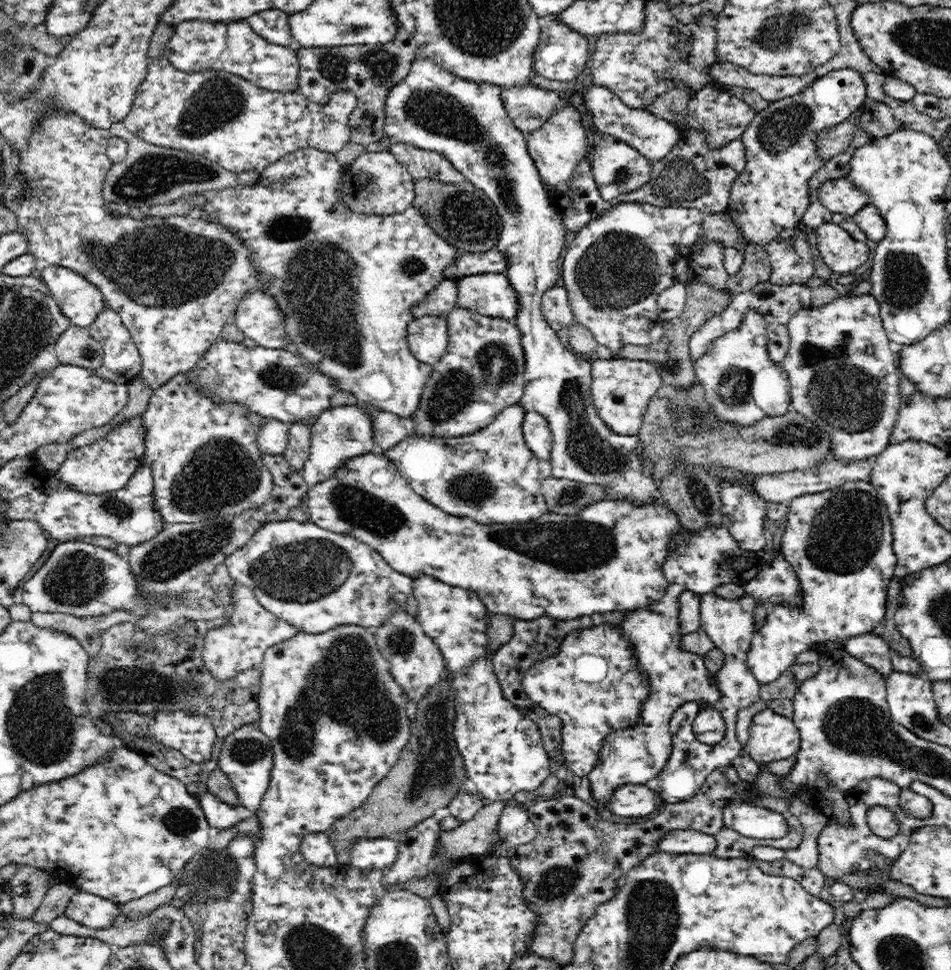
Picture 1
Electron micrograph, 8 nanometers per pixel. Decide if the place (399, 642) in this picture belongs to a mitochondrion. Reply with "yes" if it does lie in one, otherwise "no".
yes

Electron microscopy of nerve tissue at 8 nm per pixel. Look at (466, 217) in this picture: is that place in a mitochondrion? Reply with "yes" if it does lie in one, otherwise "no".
yes

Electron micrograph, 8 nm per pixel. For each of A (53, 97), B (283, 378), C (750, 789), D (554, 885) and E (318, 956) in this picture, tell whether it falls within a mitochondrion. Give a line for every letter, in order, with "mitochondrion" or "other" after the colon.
A: mitochondrion
B: mitochondrion
C: other
D: mitochondrion
E: mitochondrion

